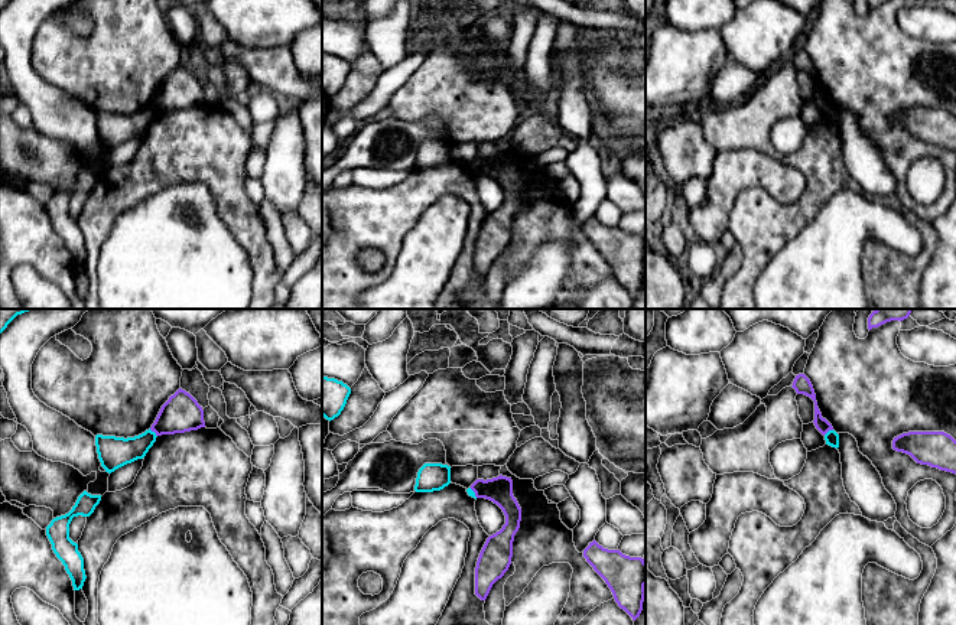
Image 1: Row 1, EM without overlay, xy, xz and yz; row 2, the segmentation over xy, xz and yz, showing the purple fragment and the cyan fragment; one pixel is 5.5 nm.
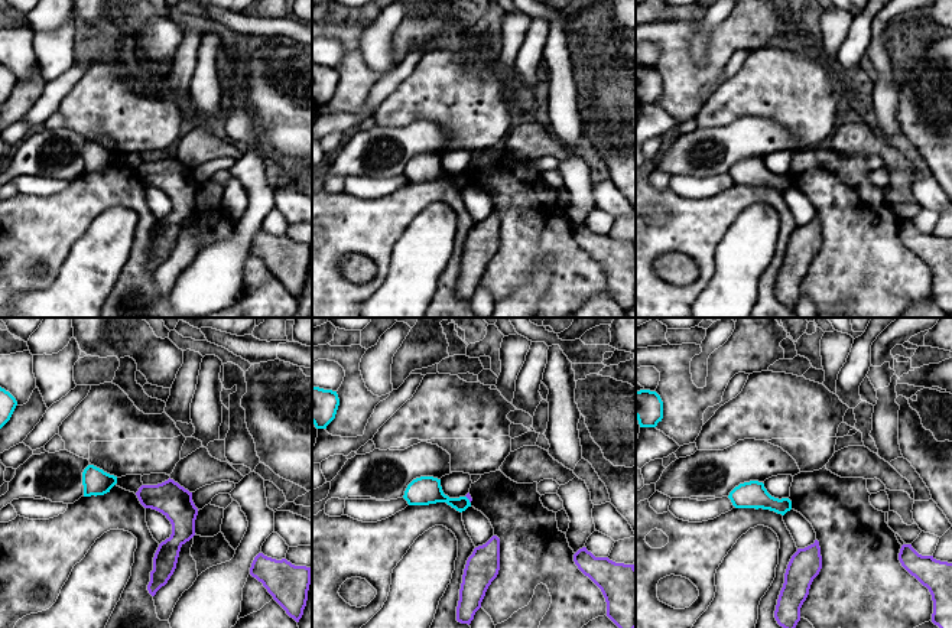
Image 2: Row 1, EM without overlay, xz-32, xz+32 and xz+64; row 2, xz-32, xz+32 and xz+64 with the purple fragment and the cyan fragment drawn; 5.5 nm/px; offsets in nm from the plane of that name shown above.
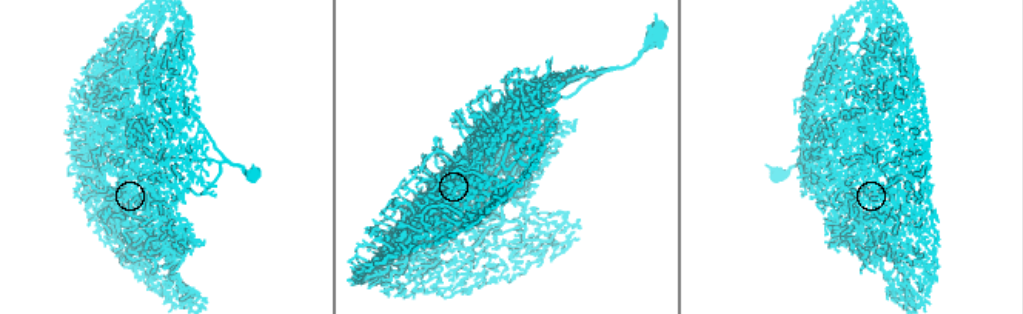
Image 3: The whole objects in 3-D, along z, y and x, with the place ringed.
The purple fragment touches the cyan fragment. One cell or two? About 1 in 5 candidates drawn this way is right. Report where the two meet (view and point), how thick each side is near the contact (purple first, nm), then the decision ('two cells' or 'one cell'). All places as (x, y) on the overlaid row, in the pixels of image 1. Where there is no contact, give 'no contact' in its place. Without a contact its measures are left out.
contact xy (153, 430); calibres 220 and 180 nm; two cells

